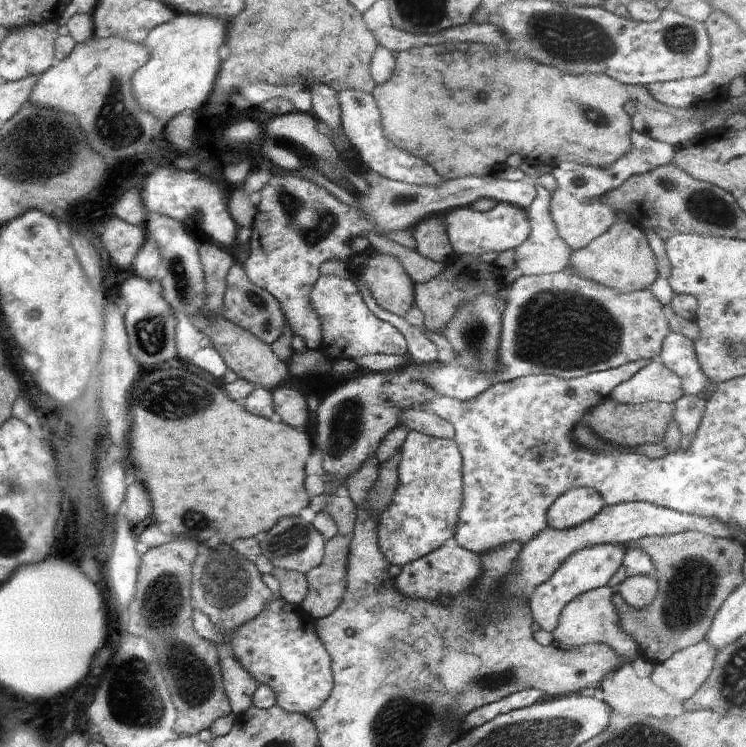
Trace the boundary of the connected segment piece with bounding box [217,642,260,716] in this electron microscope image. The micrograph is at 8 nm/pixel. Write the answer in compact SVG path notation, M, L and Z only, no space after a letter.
M228 642L217 645L217 654L222 670L222 680L224 680L224 694L230 700L232 713L236 716L242 714L253 705L252 695L260 685L256 682L246 668L234 658L234 652Z

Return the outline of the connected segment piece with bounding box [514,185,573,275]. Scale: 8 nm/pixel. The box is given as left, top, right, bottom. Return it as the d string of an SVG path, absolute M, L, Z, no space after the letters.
M536 185L536 190L536 198L527 208L527 213L530 217L530 236L514 249L514 252L516 252L516 268L524 275L570 272L570 254L573 253L573 250L566 246L566 242L560 238L554 226L549 211L551 192L541 185Z

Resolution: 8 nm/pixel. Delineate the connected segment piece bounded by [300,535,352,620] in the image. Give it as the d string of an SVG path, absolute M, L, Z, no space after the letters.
M352 535L327 539L322 562L306 573L310 594L300 605L315 620L332 614L342 600L350 542Z

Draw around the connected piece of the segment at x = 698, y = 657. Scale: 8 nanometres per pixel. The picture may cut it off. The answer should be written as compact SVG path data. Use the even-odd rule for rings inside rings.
M704 639L694 646L675 652L668 660L657 663L649 677L664 692L684 702L710 676L716 653L716 648Z

